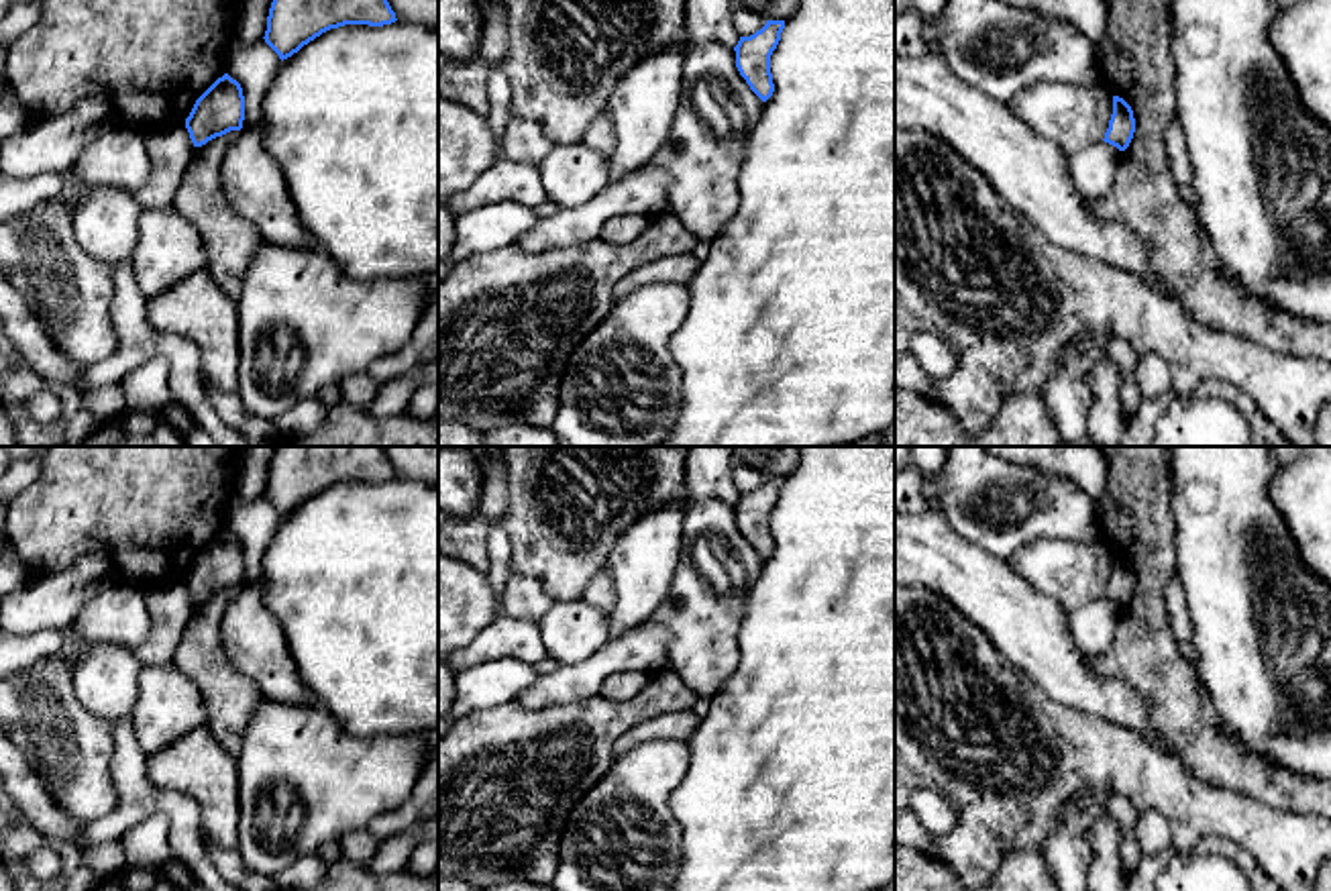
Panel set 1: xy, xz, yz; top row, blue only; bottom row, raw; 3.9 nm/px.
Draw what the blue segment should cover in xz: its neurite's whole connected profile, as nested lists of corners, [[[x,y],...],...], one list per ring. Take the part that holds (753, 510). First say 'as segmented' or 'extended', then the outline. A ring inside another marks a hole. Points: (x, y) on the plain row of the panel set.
as segmented; [[[766,477],[766,481],[750,493],[740,493],[736,508],[736,524],[750,546],[766,559],[773,548],[770,512],[781,497],[785,477]]]

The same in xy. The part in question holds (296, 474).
as segmented; [[[275,447],[263,495],[283,518],[330,485],[395,477],[383,447]]]

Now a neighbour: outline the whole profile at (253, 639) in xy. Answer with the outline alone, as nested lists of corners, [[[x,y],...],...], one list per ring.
[[[261,577],[241,585],[226,606],[222,644],[232,665],[257,683],[267,701],[318,703],[298,673],[281,624],[265,606]]]

